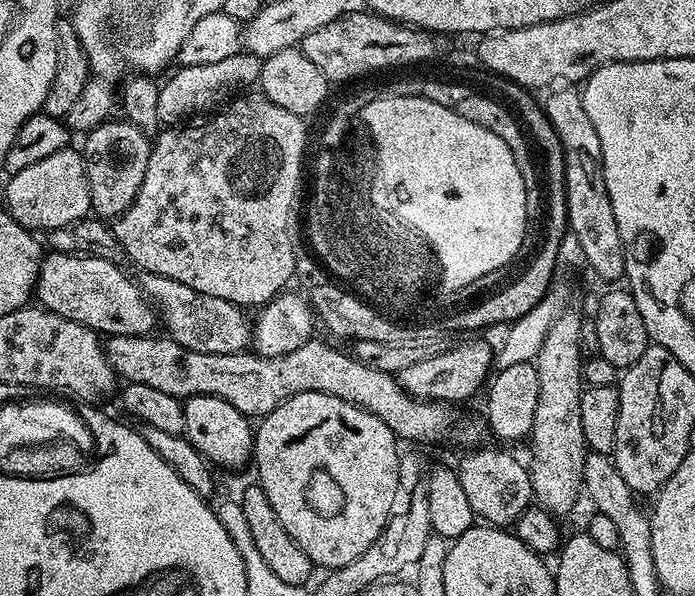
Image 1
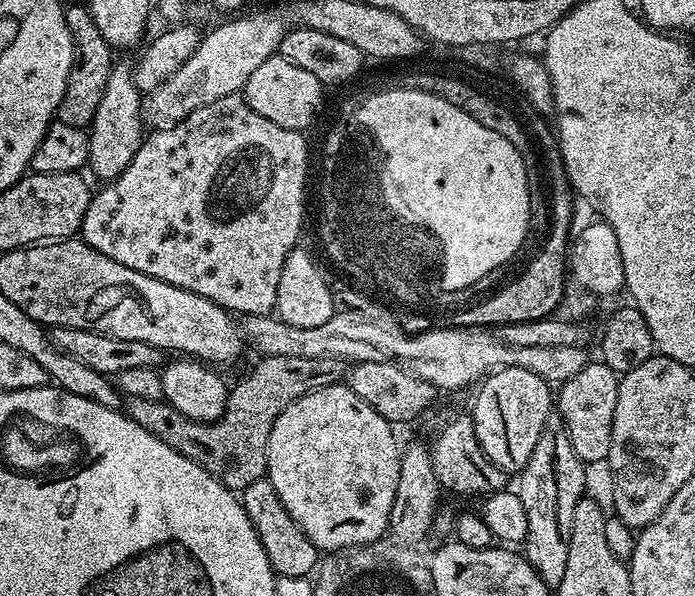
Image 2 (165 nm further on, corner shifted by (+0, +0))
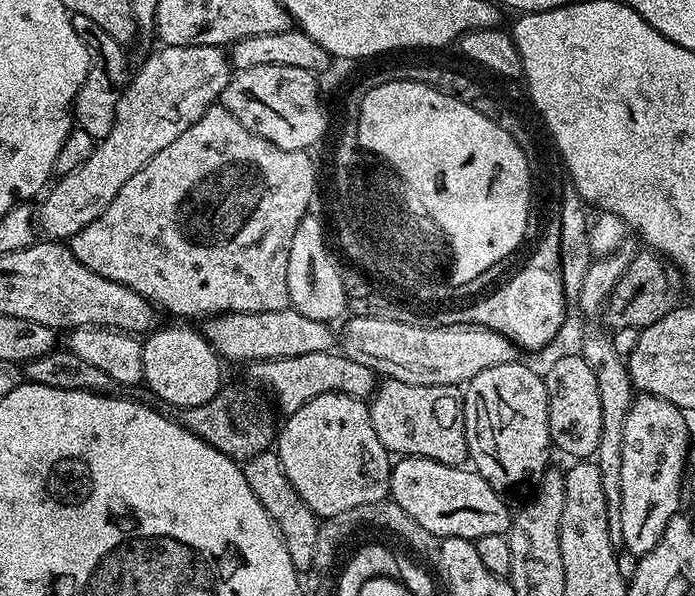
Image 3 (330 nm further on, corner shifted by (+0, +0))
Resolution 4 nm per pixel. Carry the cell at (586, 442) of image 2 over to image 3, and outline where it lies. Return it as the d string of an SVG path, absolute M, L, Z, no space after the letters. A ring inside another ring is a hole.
M560 356L548 372L543 373L546 386L546 406L548 425L553 449L565 452L576 462L584 462L595 457L598 442L602 439L602 402L598 395L598 378L583 356Z

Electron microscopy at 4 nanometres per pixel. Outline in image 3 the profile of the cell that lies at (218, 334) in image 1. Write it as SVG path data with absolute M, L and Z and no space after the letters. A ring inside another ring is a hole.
M353 316L346 321L348 322L344 328L344 336L342 332L338 340L339 351L362 365L369 365L370 358L372 358L379 362L387 377L406 385L454 385L459 387L472 380L482 370L490 369L492 366L515 363L519 359L518 355L520 355L519 348L512 344L509 339L506 339L504 335L479 326L439 327L410 320L396 321L370 316Z

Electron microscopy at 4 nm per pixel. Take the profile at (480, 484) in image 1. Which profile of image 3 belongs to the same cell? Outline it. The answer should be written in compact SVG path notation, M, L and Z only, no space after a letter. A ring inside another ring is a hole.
M388 378L375 389L368 404L368 413L370 422L374 426L374 434L378 434L382 446L386 446L389 453L395 454L397 457L421 456L430 458L434 462L453 466L463 465L469 459L466 430L464 429L464 397L459 387L454 385L406 385Z

